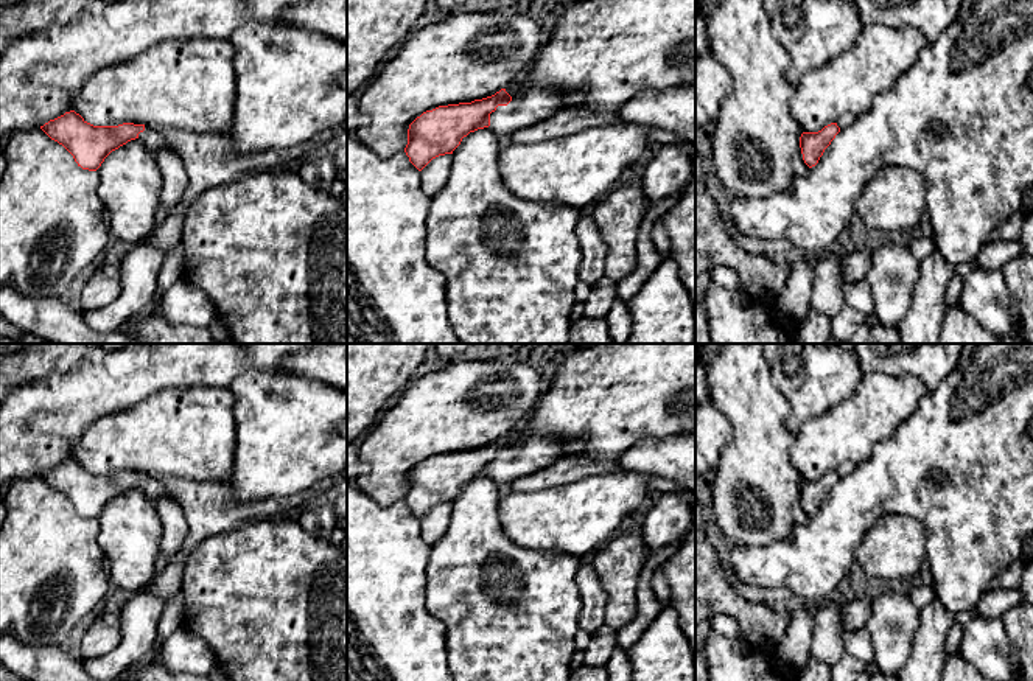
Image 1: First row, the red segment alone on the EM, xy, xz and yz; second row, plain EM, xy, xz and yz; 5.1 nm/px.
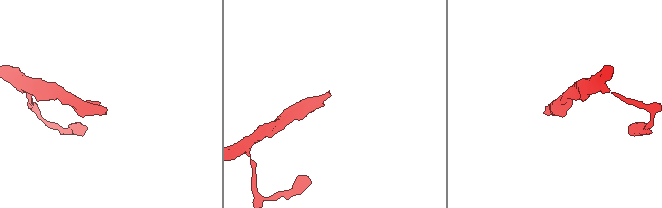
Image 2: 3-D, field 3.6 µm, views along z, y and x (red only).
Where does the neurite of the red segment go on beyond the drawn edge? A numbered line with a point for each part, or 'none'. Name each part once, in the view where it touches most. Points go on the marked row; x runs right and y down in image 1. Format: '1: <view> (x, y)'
1: xz (535, 104)

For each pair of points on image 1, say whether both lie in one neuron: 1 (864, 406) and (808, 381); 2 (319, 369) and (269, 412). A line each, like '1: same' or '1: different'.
1: different
2: different

